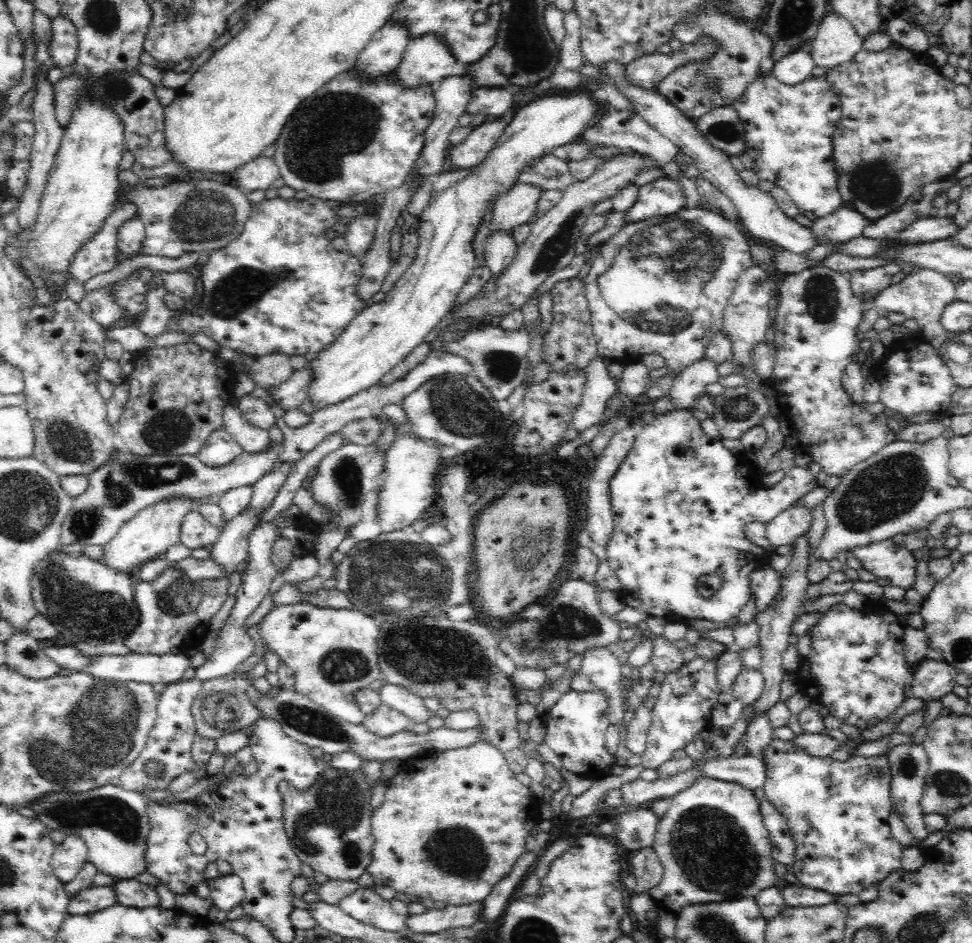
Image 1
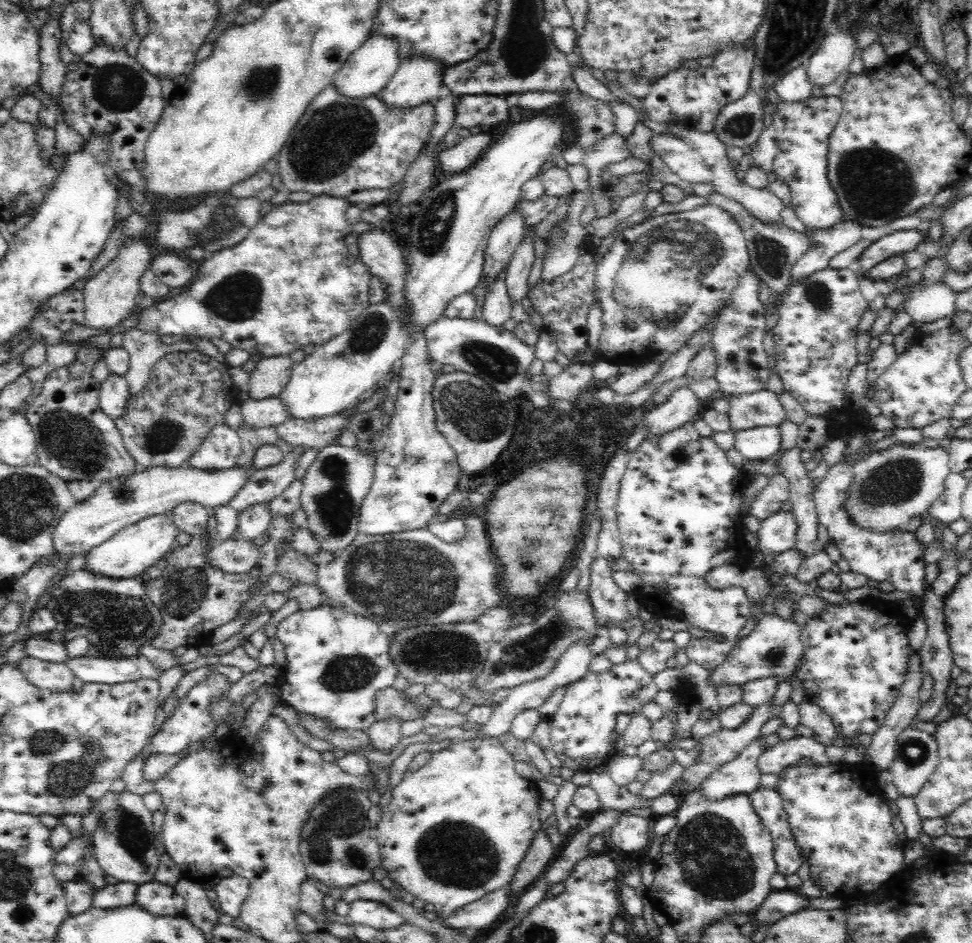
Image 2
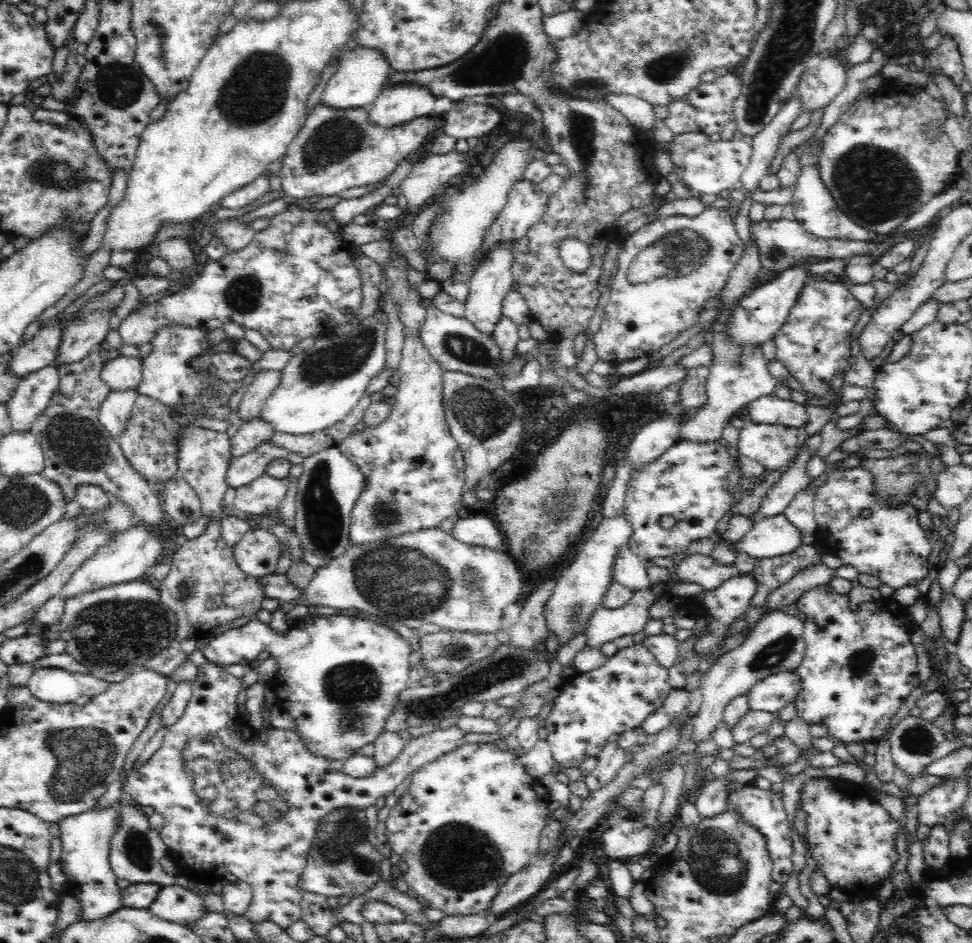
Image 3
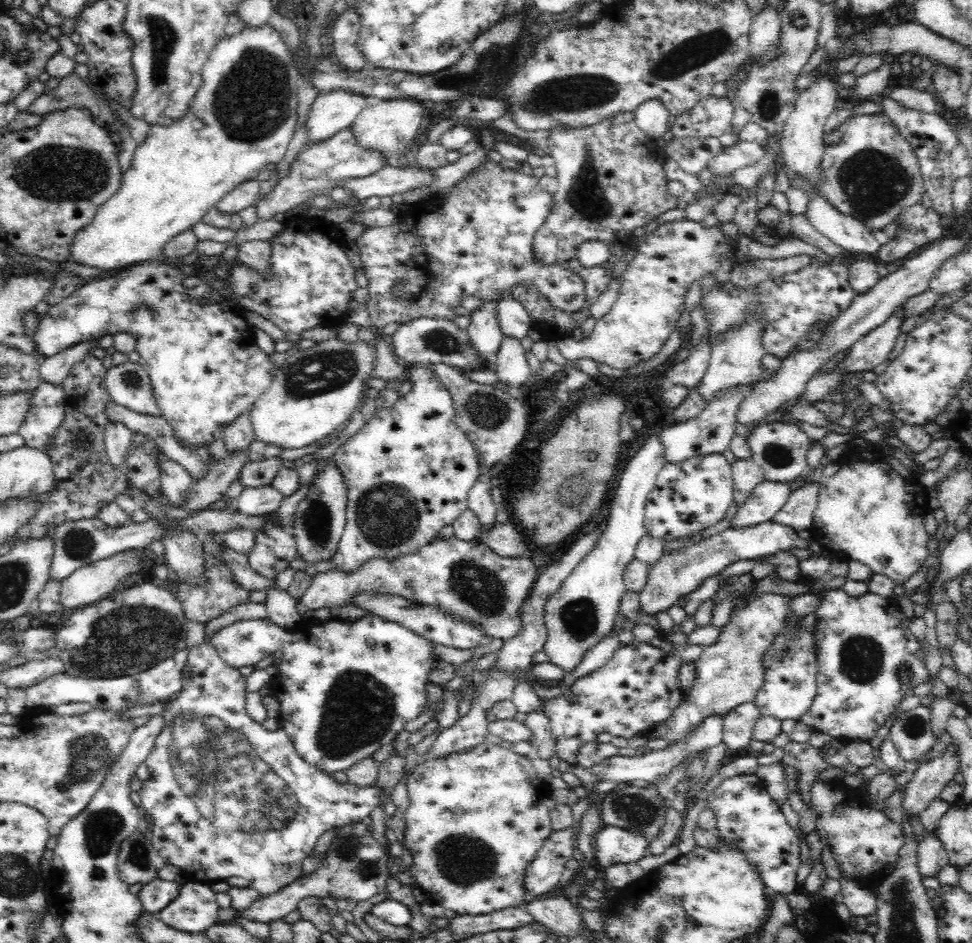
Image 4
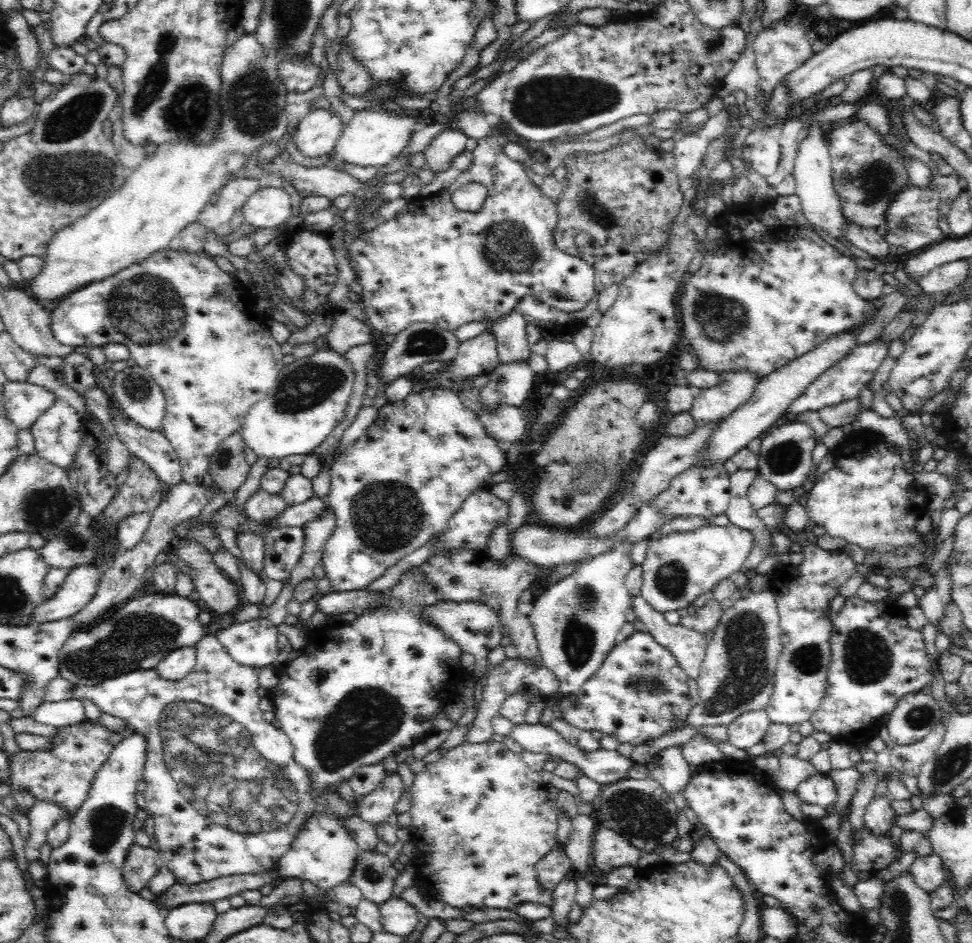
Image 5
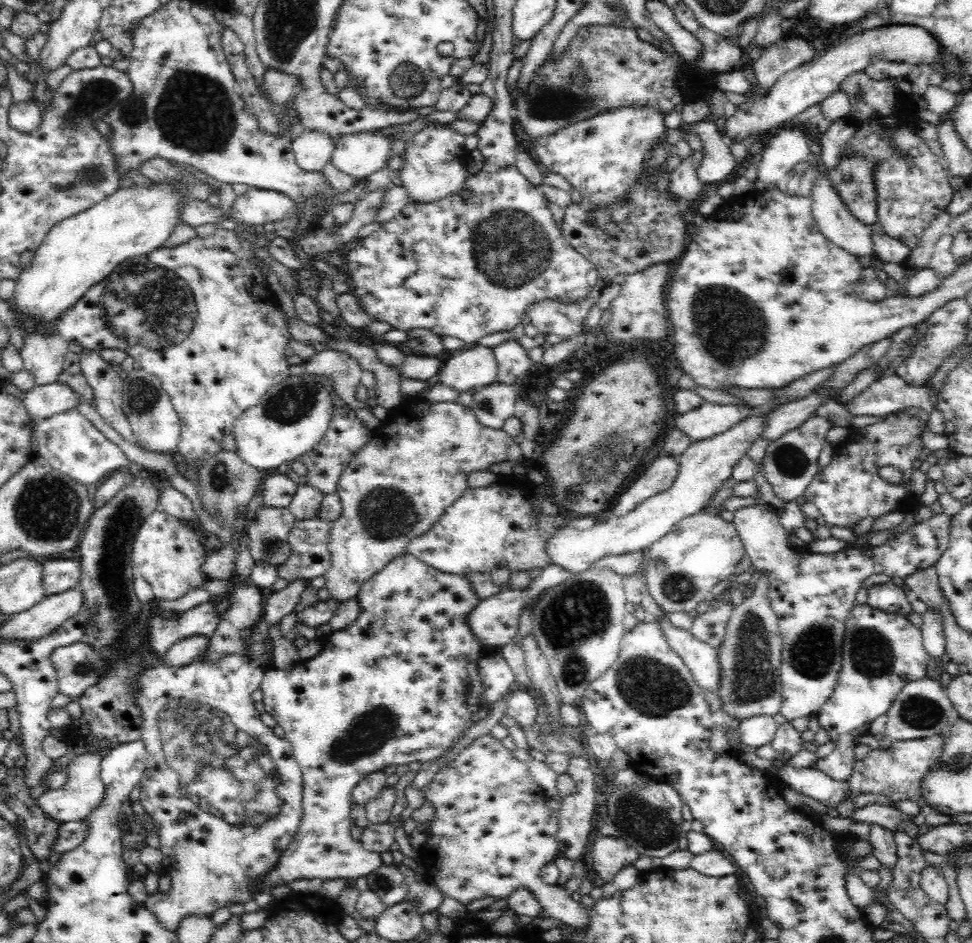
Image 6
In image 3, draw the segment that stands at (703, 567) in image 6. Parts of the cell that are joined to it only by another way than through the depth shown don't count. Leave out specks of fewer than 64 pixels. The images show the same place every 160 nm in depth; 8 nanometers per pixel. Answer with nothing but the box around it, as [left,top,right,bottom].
[583,513,802,649]

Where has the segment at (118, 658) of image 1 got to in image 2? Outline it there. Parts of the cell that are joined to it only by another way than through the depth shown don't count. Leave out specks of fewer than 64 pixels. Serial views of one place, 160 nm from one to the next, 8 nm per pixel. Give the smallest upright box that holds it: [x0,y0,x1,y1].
[65,655,164,684]

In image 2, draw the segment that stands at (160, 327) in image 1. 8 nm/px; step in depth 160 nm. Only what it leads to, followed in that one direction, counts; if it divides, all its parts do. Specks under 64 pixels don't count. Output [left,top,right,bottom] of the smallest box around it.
[123,327,196,398]

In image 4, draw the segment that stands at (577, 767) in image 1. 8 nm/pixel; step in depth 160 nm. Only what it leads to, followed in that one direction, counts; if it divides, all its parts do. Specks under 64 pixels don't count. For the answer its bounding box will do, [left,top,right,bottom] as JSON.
[543,640,684,766]

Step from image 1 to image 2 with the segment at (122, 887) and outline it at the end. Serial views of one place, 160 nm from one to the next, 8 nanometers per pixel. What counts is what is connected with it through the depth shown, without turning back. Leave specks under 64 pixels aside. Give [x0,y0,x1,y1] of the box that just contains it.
[134,881,185,916]

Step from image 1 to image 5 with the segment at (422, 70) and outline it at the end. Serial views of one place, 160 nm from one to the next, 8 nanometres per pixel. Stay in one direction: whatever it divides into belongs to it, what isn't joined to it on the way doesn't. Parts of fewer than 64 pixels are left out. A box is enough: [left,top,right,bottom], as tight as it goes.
[334,108,420,166]

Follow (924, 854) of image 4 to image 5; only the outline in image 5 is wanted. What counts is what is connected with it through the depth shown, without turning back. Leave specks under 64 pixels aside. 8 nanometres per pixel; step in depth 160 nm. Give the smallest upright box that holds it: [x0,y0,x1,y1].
[909,852,947,893]

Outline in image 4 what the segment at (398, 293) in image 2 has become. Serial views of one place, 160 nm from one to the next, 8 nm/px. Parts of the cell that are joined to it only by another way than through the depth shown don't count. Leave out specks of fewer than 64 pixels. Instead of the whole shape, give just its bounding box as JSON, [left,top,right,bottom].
[331,363,479,572]

